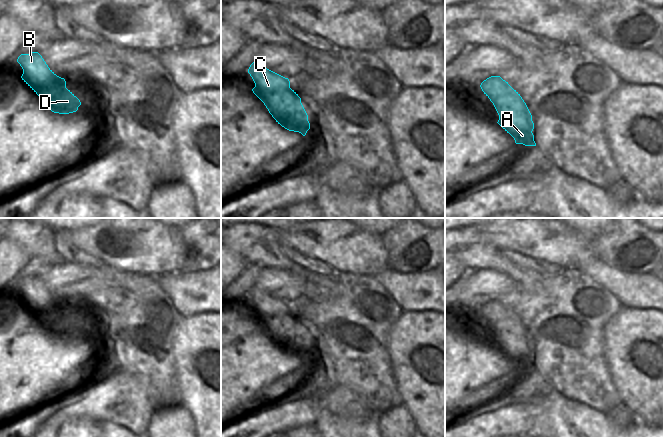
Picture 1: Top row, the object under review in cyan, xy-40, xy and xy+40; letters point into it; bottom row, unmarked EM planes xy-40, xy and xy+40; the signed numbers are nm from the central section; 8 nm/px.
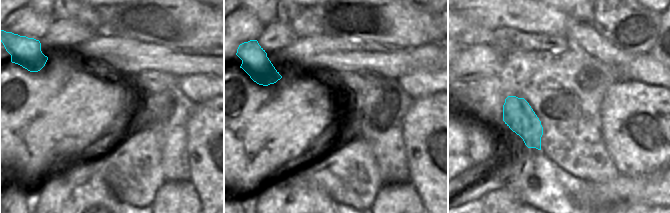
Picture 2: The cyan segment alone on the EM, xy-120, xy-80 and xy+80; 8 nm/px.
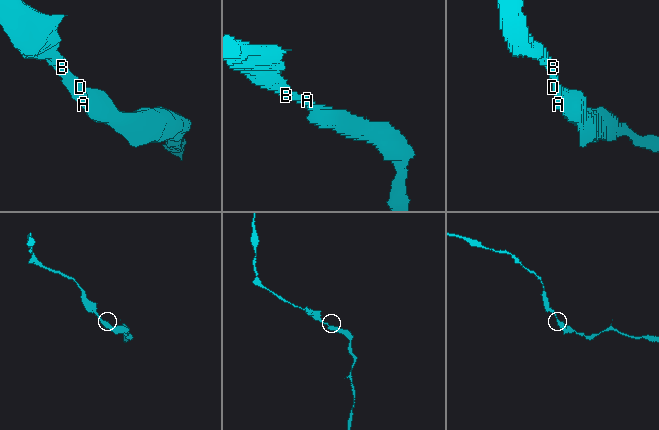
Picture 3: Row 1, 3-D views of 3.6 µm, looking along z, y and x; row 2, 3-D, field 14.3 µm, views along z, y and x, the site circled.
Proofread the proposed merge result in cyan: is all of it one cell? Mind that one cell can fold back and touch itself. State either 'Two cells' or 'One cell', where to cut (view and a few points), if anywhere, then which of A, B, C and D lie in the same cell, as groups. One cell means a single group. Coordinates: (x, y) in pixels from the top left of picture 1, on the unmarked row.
One cell. No split. Groups: A B C D

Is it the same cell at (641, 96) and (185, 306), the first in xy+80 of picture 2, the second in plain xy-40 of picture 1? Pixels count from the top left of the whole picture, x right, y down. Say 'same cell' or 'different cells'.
different cells

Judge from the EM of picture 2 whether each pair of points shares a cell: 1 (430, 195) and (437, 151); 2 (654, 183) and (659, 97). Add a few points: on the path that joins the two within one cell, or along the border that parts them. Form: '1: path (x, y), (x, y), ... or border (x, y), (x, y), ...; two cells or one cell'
1: path (437, 184), (437, 162); one cell
2: border (659, 169), (632, 178); two cells

